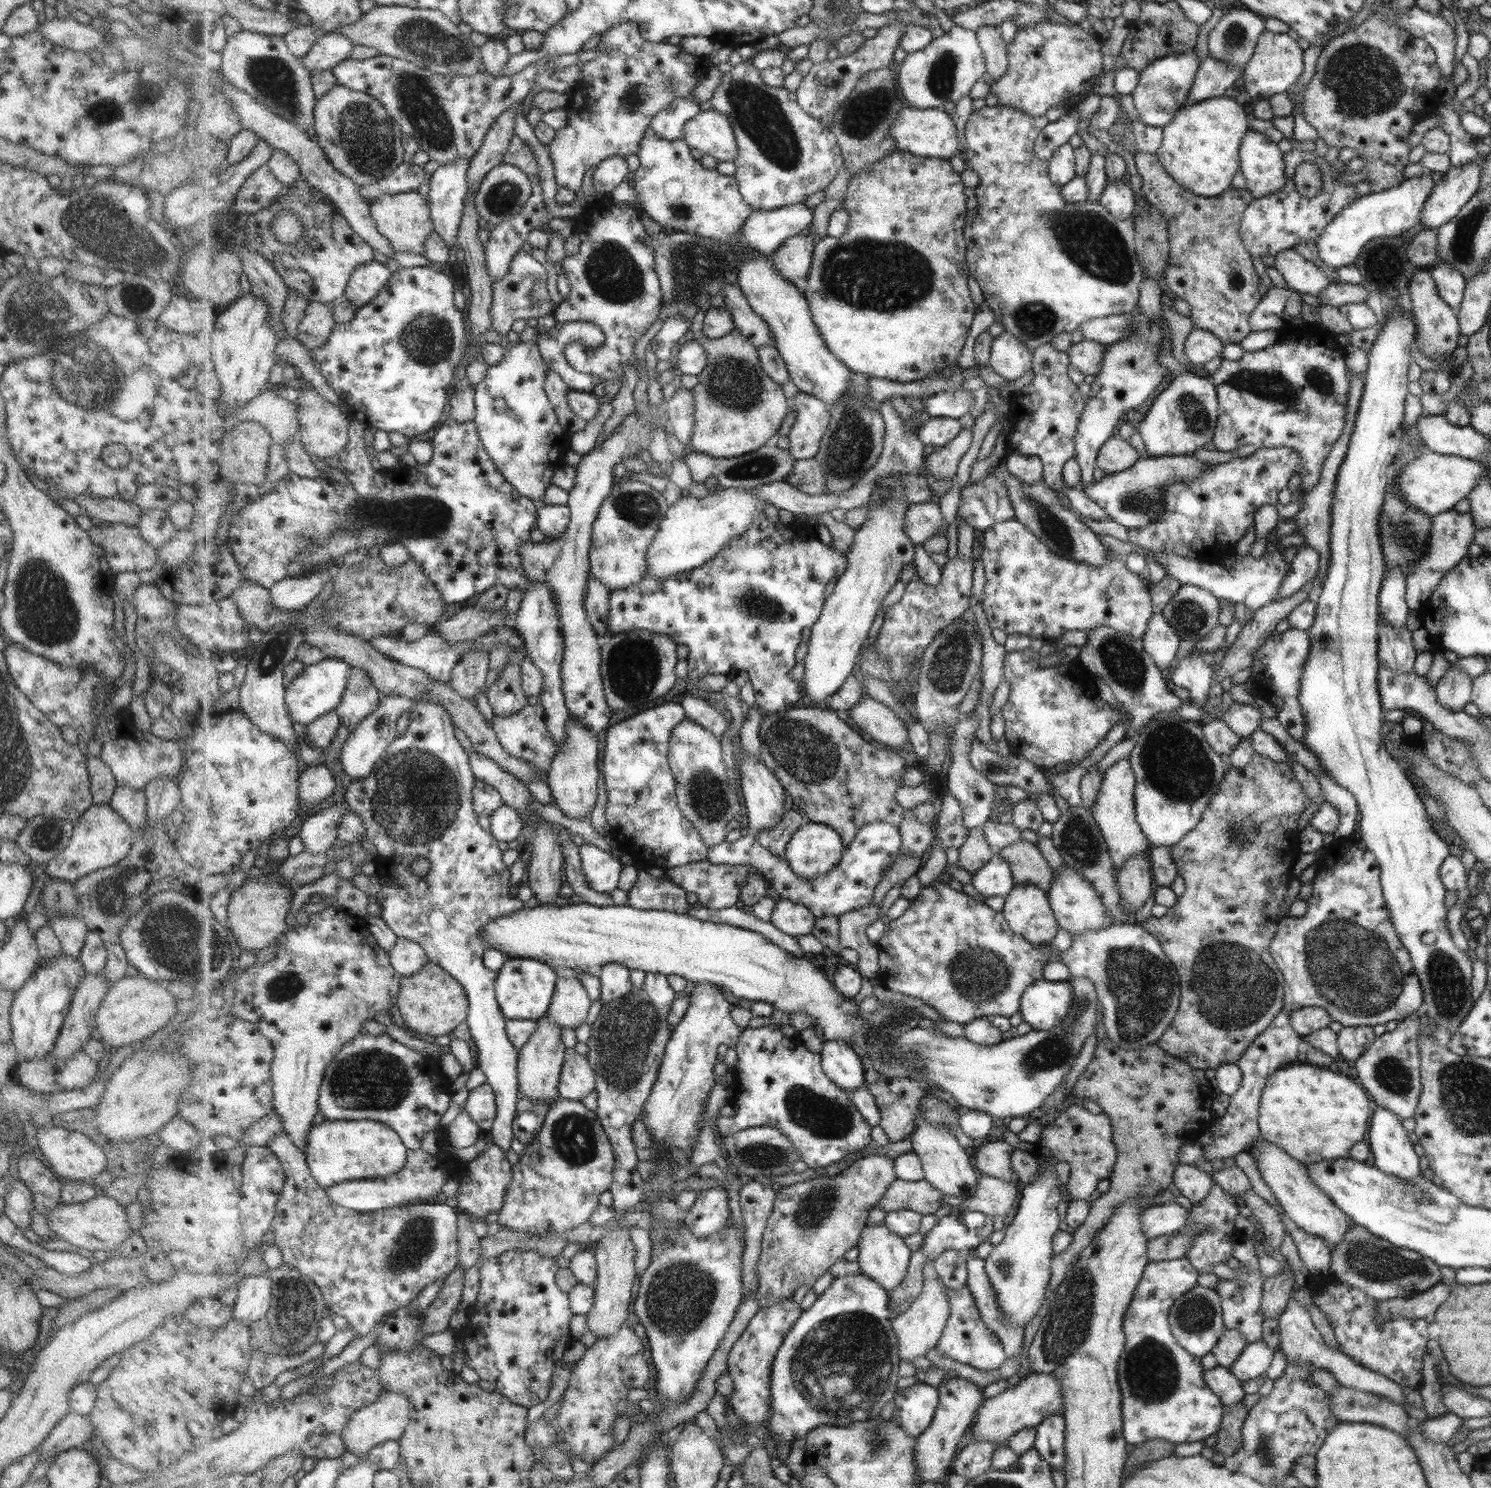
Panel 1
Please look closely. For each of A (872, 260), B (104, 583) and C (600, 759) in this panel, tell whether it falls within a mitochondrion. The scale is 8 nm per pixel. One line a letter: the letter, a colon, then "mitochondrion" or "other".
A: mitochondrion
B: other
C: other

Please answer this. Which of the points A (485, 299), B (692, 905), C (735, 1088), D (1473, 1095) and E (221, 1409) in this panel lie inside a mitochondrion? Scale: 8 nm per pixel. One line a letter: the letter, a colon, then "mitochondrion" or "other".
A: other
B: other
C: other
D: mitochondrion
E: other

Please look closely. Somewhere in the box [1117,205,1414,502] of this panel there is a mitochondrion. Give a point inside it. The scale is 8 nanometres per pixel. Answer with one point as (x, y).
(1273, 386)

